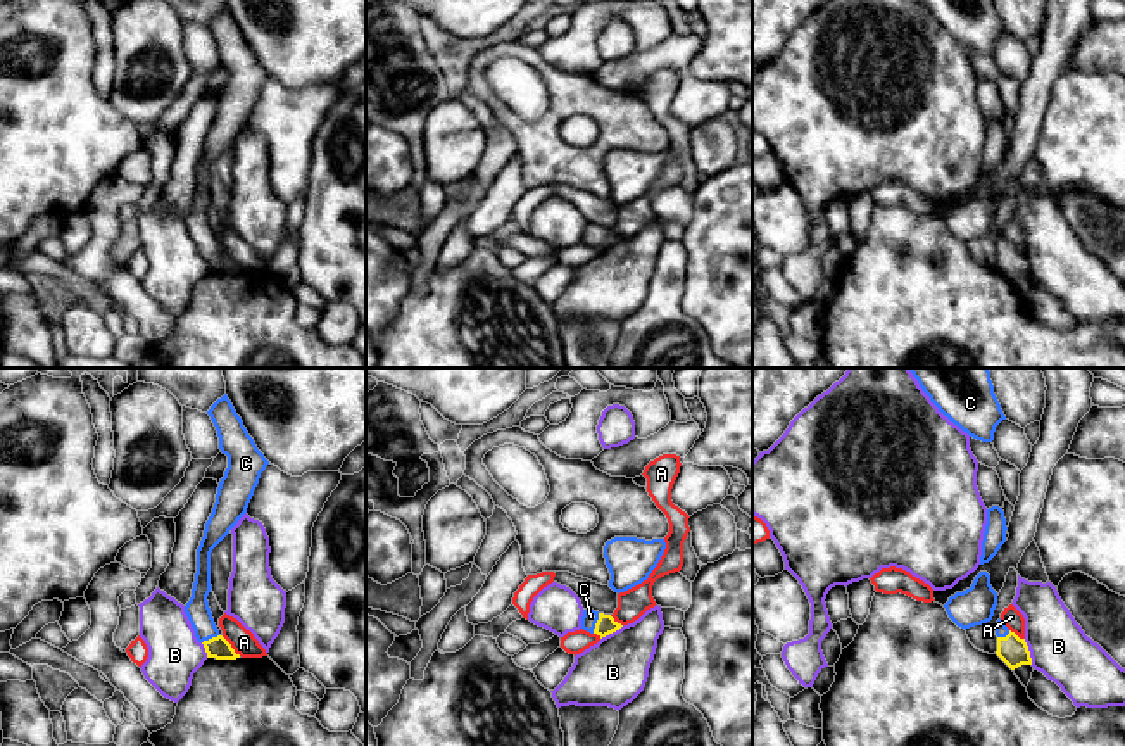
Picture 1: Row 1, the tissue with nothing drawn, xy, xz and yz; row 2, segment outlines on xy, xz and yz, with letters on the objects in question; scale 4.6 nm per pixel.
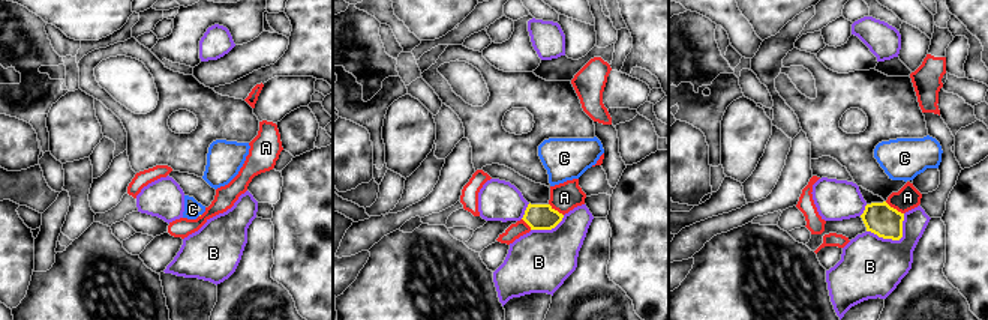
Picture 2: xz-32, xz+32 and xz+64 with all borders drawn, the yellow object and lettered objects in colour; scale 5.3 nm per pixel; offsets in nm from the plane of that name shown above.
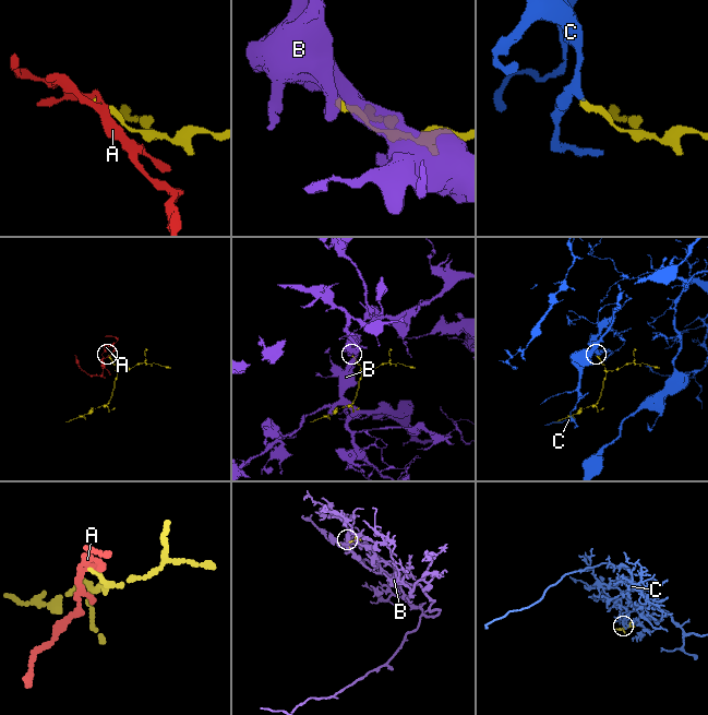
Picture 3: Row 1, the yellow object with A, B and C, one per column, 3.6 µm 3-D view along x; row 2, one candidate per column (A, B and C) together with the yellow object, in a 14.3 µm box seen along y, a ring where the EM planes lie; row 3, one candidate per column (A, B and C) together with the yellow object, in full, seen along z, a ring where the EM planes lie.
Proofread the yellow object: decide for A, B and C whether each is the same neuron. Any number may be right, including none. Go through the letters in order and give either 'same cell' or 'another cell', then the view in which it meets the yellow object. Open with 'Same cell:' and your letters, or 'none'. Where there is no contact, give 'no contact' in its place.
Same cell: C
A: another cell | xy
B: another cell | yz
C: same cell | xz

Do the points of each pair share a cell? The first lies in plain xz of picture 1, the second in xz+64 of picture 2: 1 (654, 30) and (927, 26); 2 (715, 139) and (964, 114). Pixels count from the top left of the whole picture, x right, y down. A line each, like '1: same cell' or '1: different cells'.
1: different cells
2: different cells

